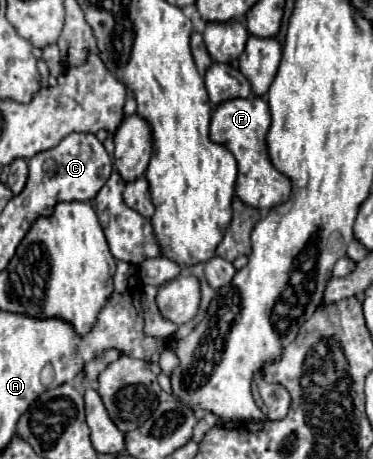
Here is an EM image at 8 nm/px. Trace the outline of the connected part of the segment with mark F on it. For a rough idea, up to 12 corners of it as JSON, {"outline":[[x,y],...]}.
{"outline":[[261,96],[221,102],[211,140],[237,160],[237,196],[269,210],[291,182],[269,160]]}

